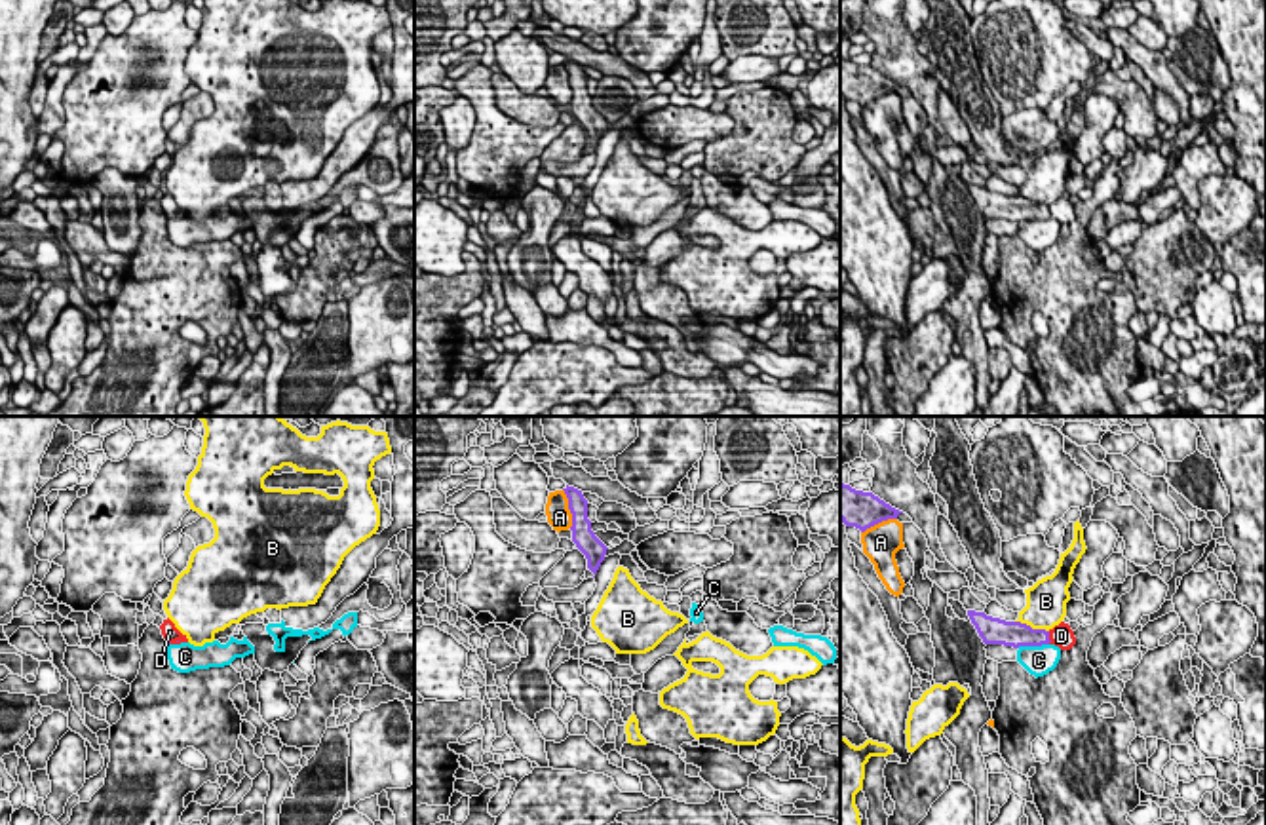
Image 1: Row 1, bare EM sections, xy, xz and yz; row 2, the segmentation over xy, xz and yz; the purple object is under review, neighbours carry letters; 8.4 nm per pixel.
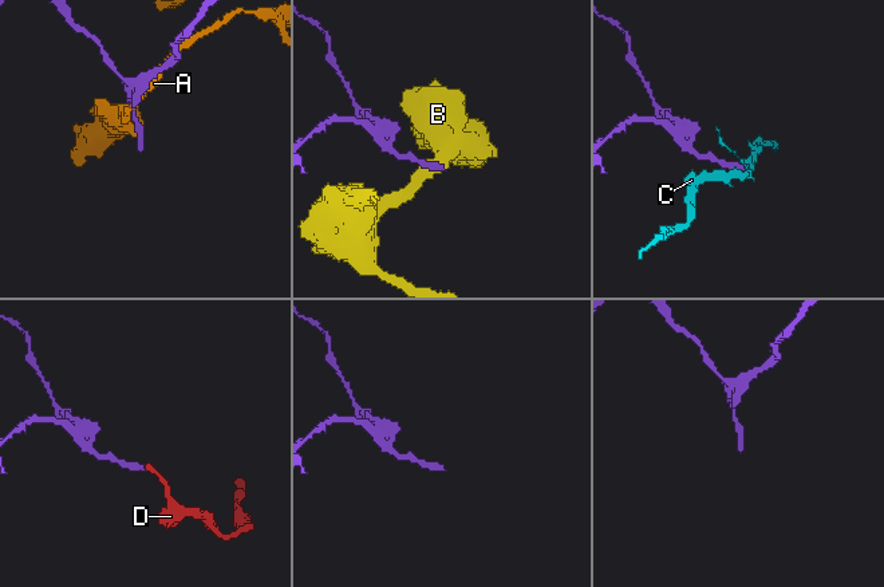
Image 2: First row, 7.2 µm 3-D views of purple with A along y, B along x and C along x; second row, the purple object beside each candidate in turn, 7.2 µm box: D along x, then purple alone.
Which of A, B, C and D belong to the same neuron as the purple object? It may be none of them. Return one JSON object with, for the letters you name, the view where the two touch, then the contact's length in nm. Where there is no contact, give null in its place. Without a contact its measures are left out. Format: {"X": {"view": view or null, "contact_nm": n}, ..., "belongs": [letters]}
{"D": {"view": "yz", "contact_nm": 110}, "belongs": ["D"]}

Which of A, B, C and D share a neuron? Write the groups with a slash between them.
A / B / C / D

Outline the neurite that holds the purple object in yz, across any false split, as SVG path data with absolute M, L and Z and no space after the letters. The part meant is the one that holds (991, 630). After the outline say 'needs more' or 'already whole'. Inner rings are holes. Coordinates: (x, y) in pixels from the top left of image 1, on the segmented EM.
M968 610L968 616L985 644L1004 644L1013 648L1055 644L1061 650L1070 650L1076 644L1074 631L1065 622L1045 631L1032 629L1030 625L1021 622L992 618L985 612L975 610Z | needs more

